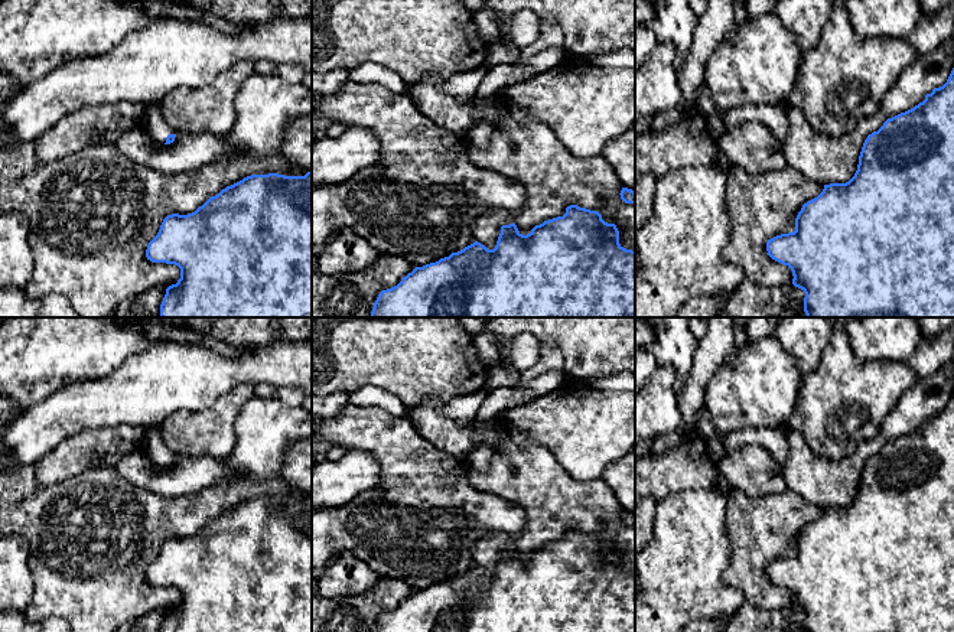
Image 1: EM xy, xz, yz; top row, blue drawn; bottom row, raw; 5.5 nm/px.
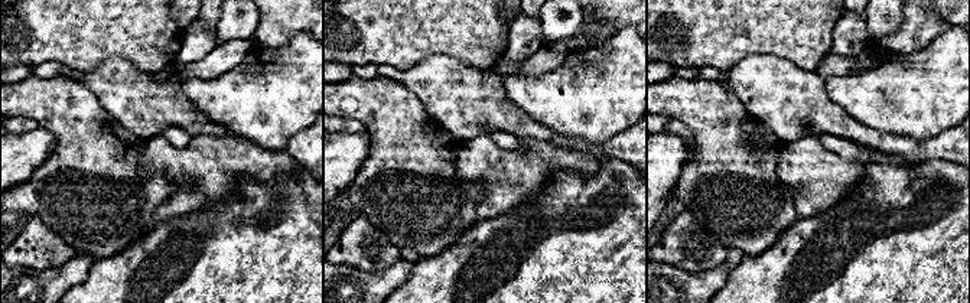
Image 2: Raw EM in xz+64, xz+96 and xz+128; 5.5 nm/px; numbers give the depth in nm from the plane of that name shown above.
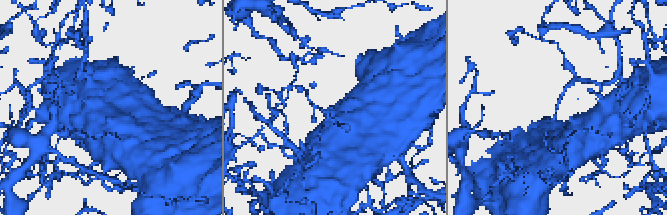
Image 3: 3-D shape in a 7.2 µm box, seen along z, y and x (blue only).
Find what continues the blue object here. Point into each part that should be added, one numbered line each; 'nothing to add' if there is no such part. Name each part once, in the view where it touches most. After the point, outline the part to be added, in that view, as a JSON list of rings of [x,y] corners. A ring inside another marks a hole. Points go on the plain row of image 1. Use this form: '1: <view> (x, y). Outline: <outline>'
1: xy (153, 445). Outline: [[[159,427],[144,429],[143,449],[150,456],[150,459],[162,468],[166,466],[166,460],[169,457],[176,457],[176,455],[162,440]]]

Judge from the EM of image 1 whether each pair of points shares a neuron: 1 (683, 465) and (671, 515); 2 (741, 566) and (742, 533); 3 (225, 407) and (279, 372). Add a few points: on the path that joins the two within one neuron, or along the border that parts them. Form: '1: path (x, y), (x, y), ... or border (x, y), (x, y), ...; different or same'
1: border (710, 488), (684, 489), (670, 494), (657, 502); different
2: path (742, 557), (742, 541); same
3: border (253, 385), (235, 384), (220, 396); different

